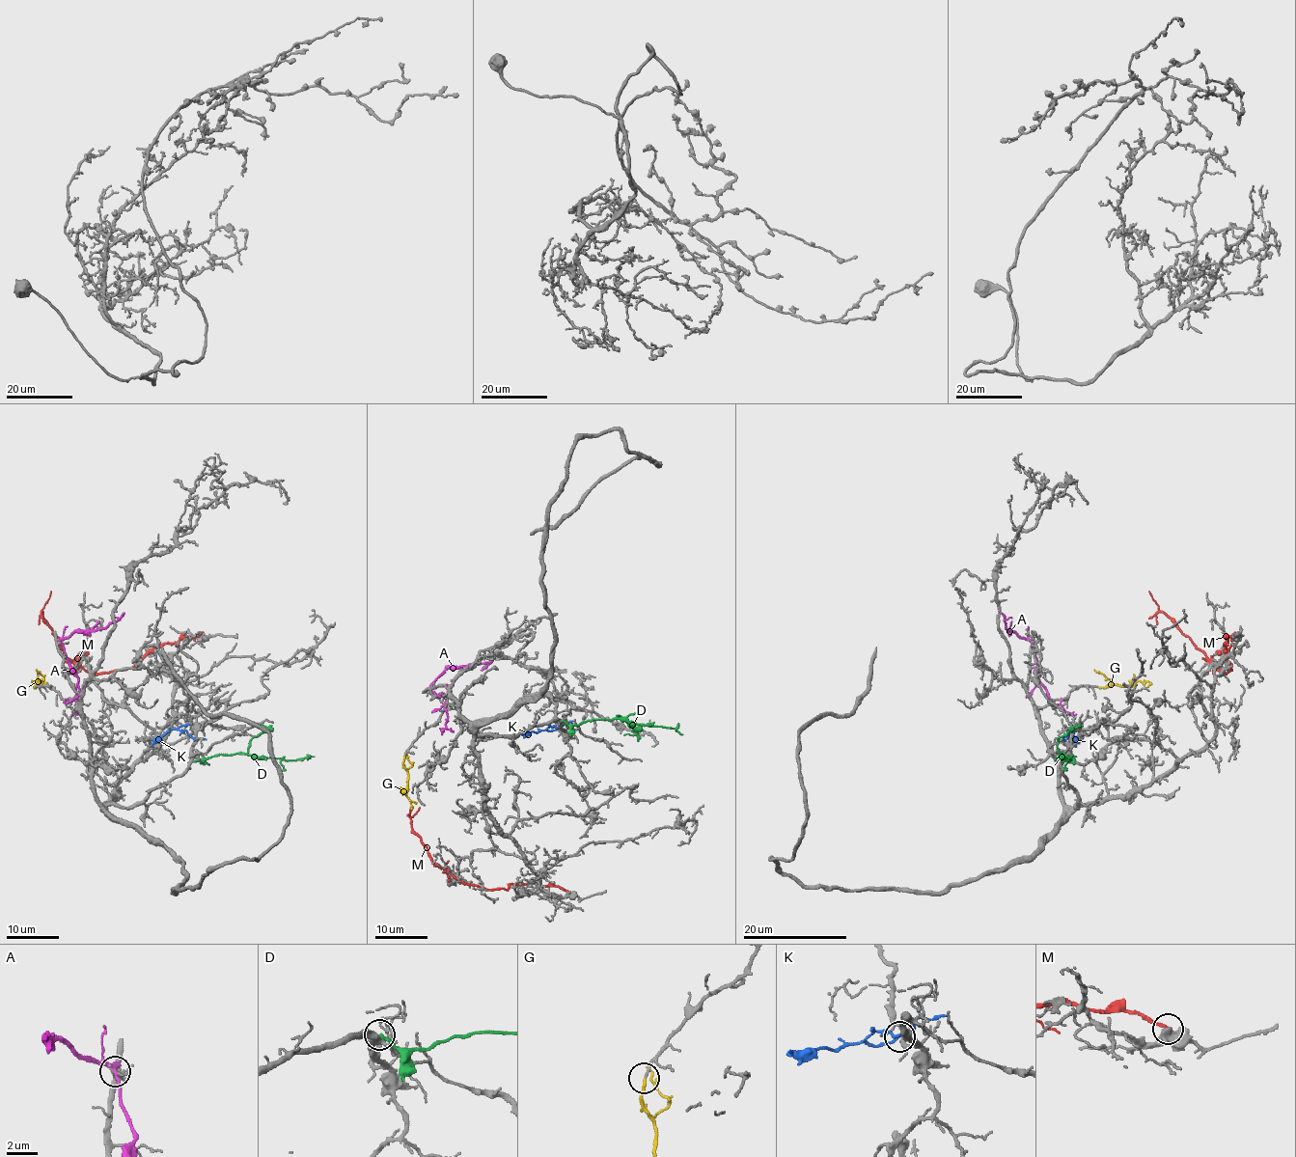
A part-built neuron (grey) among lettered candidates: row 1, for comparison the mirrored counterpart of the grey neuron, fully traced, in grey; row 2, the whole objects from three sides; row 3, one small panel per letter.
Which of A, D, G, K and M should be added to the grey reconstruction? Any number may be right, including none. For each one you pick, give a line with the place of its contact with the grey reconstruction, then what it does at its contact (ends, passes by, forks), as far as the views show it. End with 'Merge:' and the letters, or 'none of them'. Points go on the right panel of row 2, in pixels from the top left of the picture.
G: Touches grey at (1098, 687). It ends there
Merge: G

